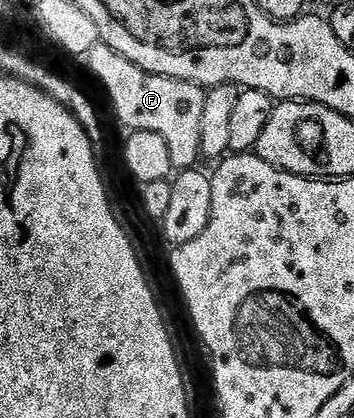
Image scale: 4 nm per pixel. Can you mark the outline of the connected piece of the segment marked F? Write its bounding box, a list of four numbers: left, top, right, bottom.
[84,40,206,171]

